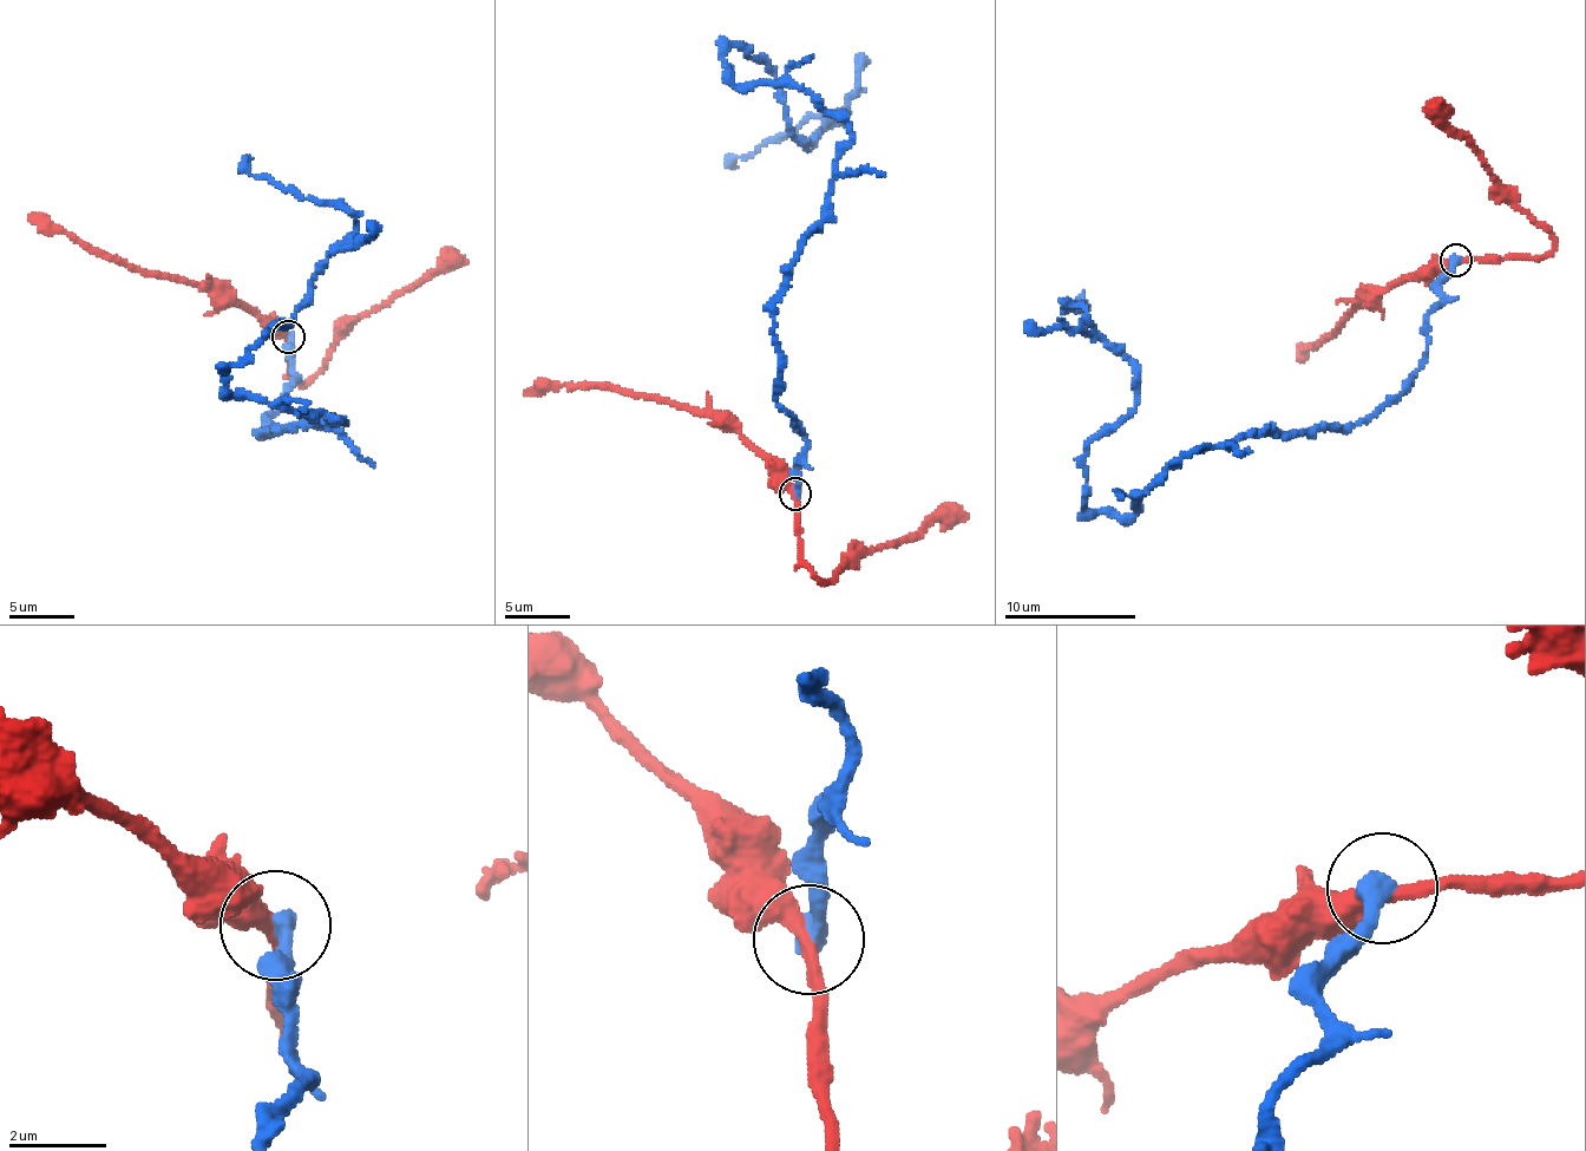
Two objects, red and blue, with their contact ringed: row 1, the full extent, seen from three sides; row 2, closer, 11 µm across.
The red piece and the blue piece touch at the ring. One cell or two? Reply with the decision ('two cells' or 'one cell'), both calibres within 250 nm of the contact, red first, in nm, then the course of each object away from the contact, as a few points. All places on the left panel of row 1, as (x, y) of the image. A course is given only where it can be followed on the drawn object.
two cells | 320/440 nm | red via (286, 337), (283, 327), (231, 300), (145, 276), (100, 250), (87, 250), (71, 236), (48, 233), (28, 215) | blue via (289, 337), (296, 378), (261, 435), (345, 420), (233, 396), (222, 370), (295, 320), (355, 221), (246, 155)

